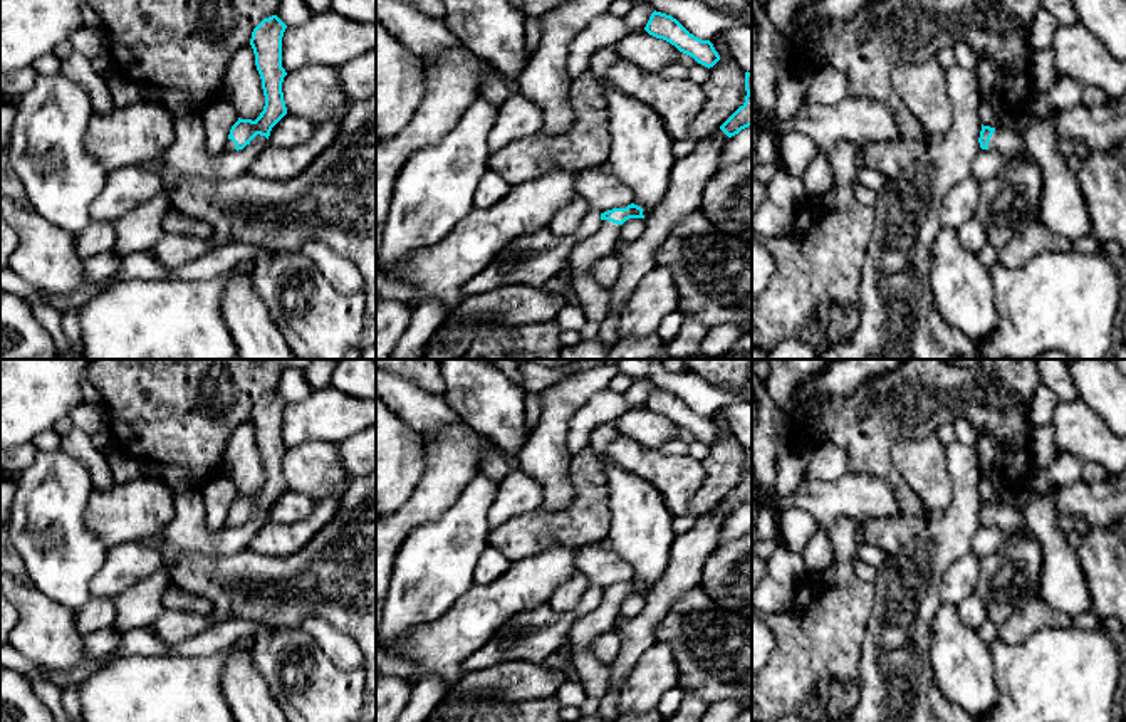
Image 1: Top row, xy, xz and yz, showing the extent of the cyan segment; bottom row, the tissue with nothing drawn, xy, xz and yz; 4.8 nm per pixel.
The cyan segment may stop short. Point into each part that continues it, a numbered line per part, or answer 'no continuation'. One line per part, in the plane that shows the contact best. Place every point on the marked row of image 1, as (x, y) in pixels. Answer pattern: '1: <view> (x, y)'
1: yz (1004, 140)

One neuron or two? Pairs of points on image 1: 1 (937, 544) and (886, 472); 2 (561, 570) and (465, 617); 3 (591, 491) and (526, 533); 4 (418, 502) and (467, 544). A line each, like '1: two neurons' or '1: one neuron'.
1: two neurons
2: one neuron
3: one neuron
4: two neurons

